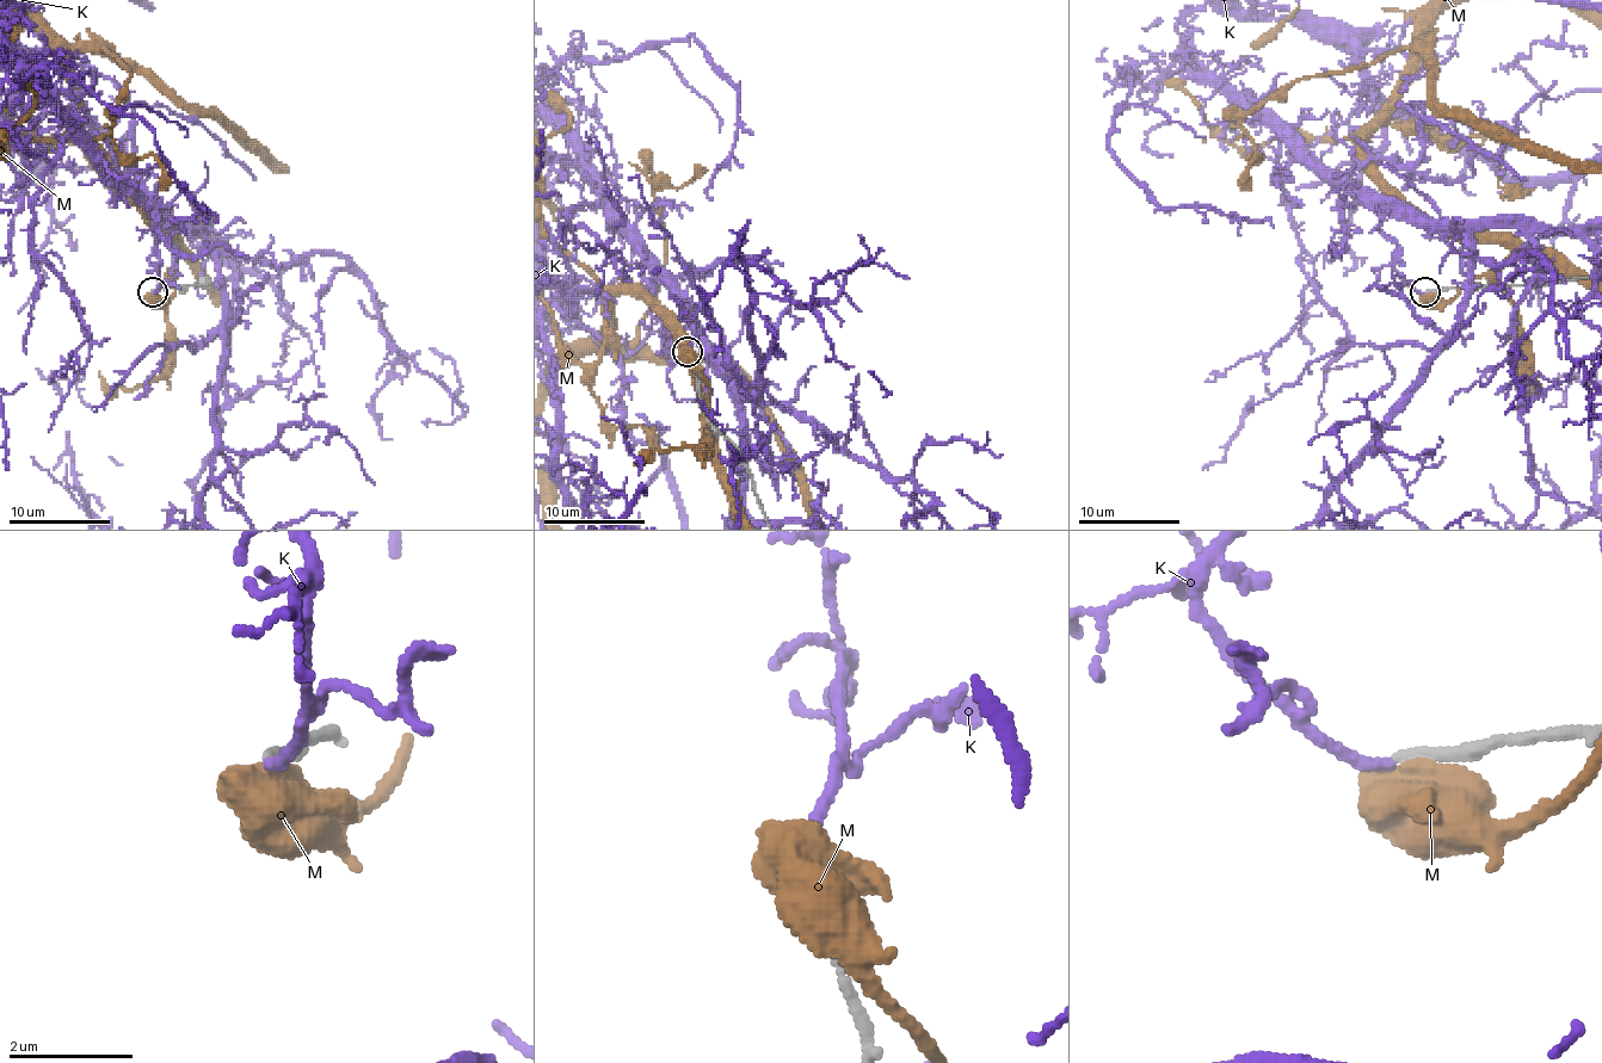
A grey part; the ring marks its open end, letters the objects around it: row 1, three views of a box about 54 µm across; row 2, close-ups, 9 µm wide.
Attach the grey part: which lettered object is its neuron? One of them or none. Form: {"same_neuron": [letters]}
{"same_neuron": []}

